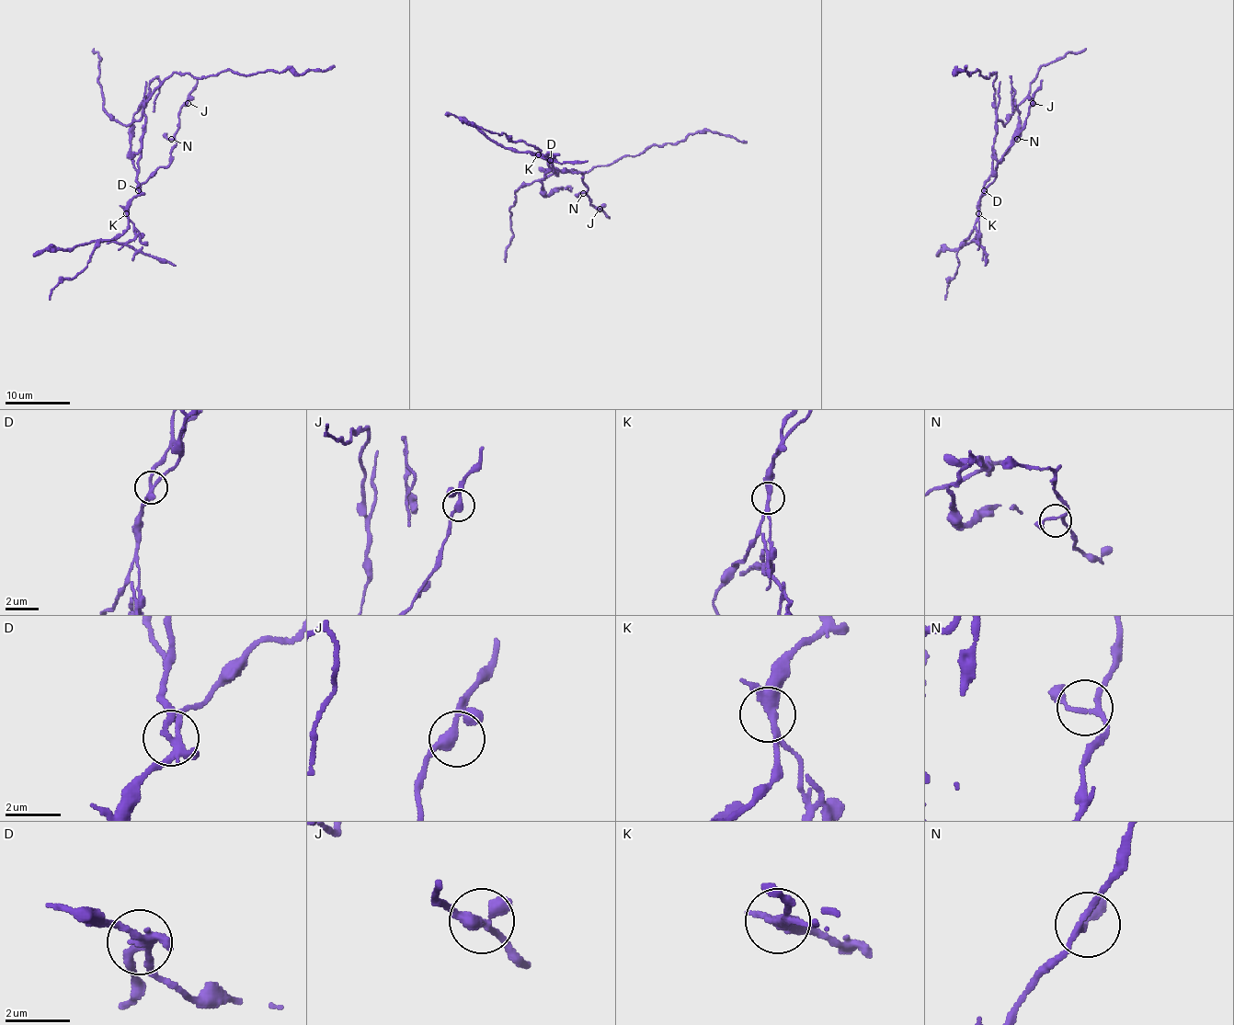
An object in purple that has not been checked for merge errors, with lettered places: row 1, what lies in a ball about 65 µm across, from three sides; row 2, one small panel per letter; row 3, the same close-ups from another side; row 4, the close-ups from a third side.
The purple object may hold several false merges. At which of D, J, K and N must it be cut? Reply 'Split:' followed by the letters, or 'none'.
Split: D, K

